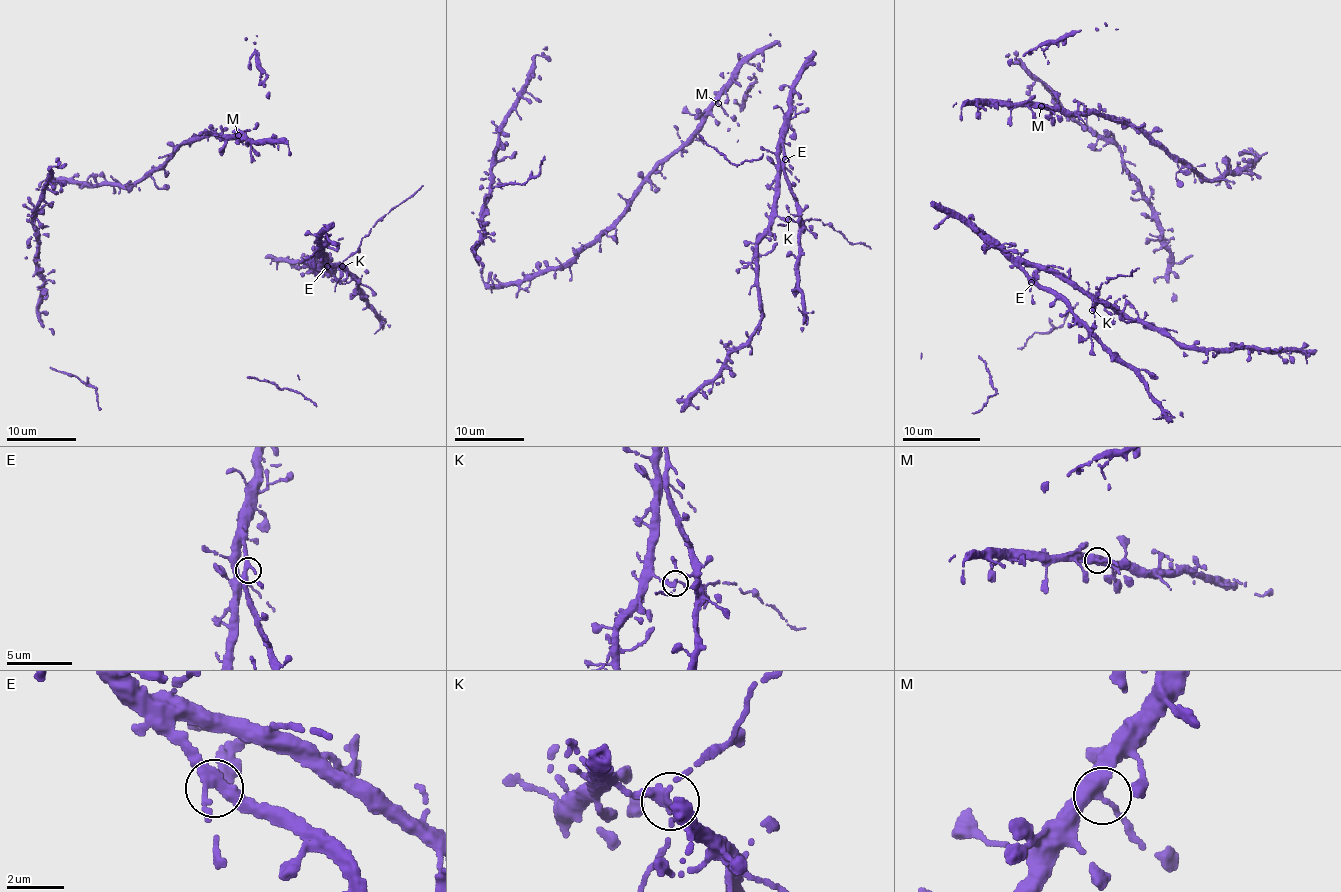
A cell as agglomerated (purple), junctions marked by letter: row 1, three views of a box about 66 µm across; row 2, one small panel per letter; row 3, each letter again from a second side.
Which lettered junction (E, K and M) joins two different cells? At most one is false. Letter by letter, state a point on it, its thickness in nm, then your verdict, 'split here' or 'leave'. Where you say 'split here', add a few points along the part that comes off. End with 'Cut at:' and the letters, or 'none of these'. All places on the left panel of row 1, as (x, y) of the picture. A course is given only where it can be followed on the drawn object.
E: (327, 266) | 320 nm | leave
K: (342, 266) | 260 nm | leave
M: (238, 135) | 340 nm | leave
Cut at: none of these

